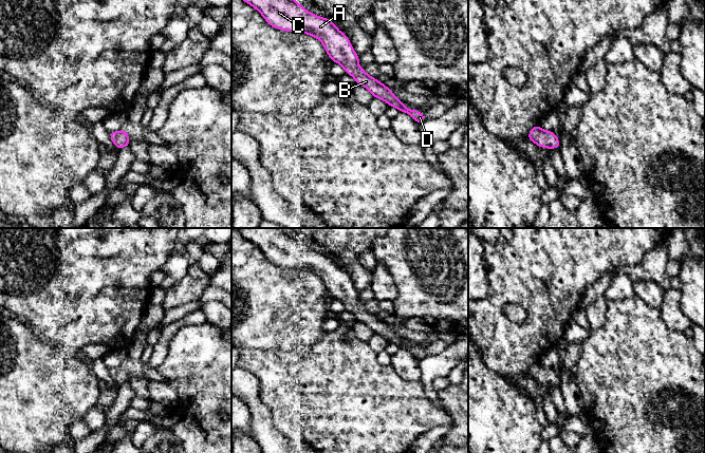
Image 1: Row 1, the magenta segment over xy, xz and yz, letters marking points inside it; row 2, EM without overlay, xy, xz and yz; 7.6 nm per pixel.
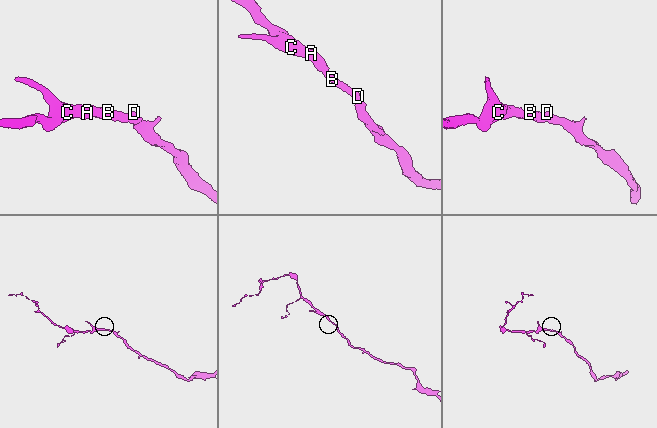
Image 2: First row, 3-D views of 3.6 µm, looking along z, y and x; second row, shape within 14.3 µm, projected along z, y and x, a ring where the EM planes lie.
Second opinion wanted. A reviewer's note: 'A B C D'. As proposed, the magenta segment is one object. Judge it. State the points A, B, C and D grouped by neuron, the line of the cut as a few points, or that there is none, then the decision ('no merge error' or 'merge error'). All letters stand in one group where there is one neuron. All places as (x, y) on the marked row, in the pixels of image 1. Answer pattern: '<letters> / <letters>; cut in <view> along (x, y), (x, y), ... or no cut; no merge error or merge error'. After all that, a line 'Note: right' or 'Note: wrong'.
A B C D; no cut; no merge error
Note: right

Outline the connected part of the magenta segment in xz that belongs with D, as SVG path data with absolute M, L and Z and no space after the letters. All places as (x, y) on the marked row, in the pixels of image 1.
M243 0L255 7L275 29L287 32L301 32L321 41L330 59L340 64L357 84L365 87L389 107L409 114L419 125L426 117L419 110L408 109L392 91L376 78L369 76L358 64L359 55L353 51L347 35L342 34L329 19L308 12L296 0Z

